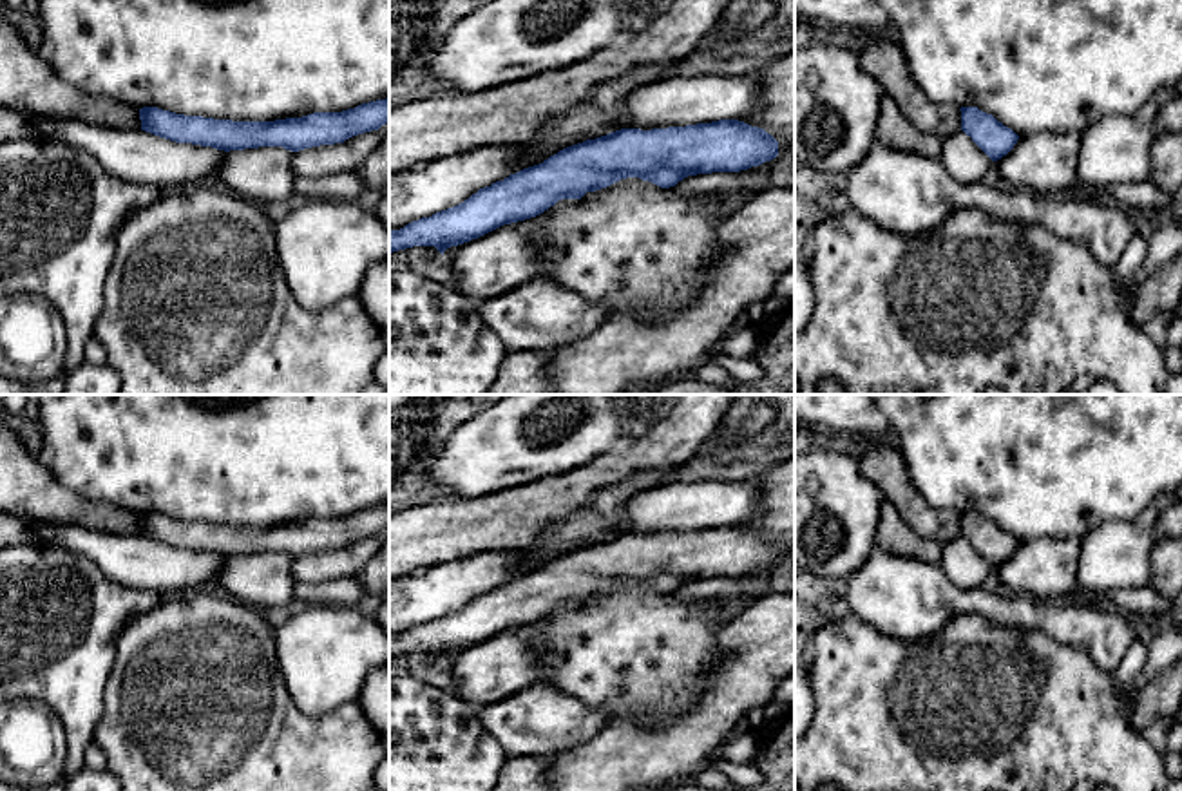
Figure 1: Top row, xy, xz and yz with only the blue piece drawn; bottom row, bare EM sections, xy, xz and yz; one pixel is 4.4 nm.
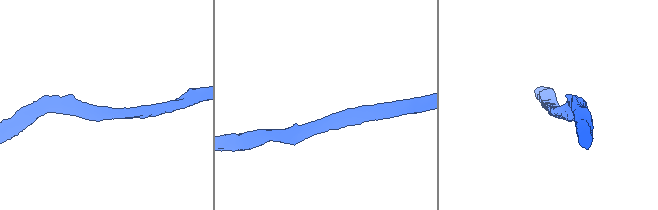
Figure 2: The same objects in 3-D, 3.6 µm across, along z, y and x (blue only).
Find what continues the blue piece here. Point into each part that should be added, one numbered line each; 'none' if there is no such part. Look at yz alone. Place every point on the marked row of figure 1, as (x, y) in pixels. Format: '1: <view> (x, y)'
1: yz (963, 160)

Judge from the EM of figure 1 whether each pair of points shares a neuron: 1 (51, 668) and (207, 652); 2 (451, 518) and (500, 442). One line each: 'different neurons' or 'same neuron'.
1: different neurons
2: different neurons

